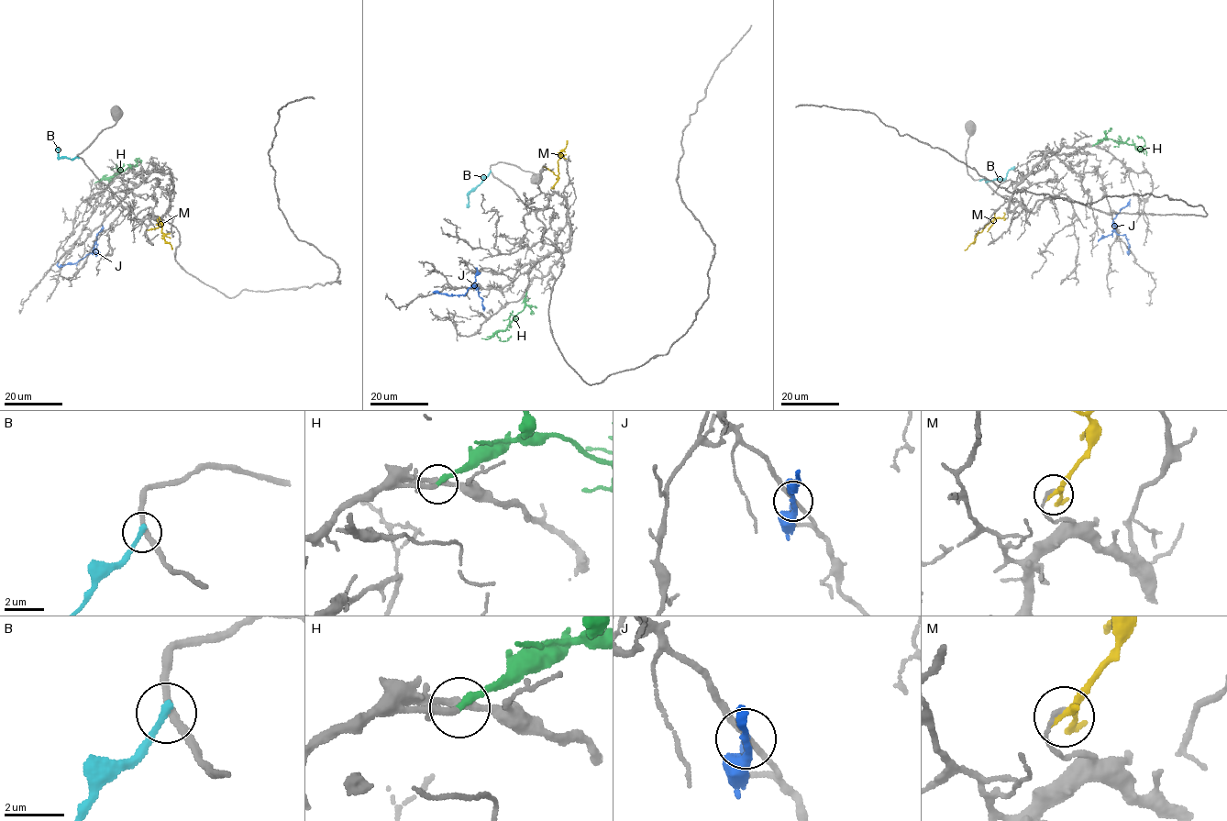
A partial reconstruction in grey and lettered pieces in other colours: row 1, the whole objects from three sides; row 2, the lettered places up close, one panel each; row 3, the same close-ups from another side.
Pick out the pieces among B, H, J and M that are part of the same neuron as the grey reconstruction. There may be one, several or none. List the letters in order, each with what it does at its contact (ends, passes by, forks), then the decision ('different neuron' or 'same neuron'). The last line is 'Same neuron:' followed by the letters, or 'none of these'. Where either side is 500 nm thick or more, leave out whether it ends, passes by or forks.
B: it ends there; different neuron
H: it ends there; same neuron
J: it ends there; different neuron
M: it passes by; different neuron
Same neuron: H

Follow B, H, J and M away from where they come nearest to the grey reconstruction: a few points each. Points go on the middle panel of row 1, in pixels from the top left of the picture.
B: (490, 171), (469, 193), (468, 207)
H: (525, 291), (524, 308), (505, 329), (497, 332), (500, 340), (505, 341), (511, 336)
J: (434, 294), (463, 295), (472, 286), (478, 289), (484, 310)
M: (552, 187), (558, 172), (559, 152), (566, 140)

